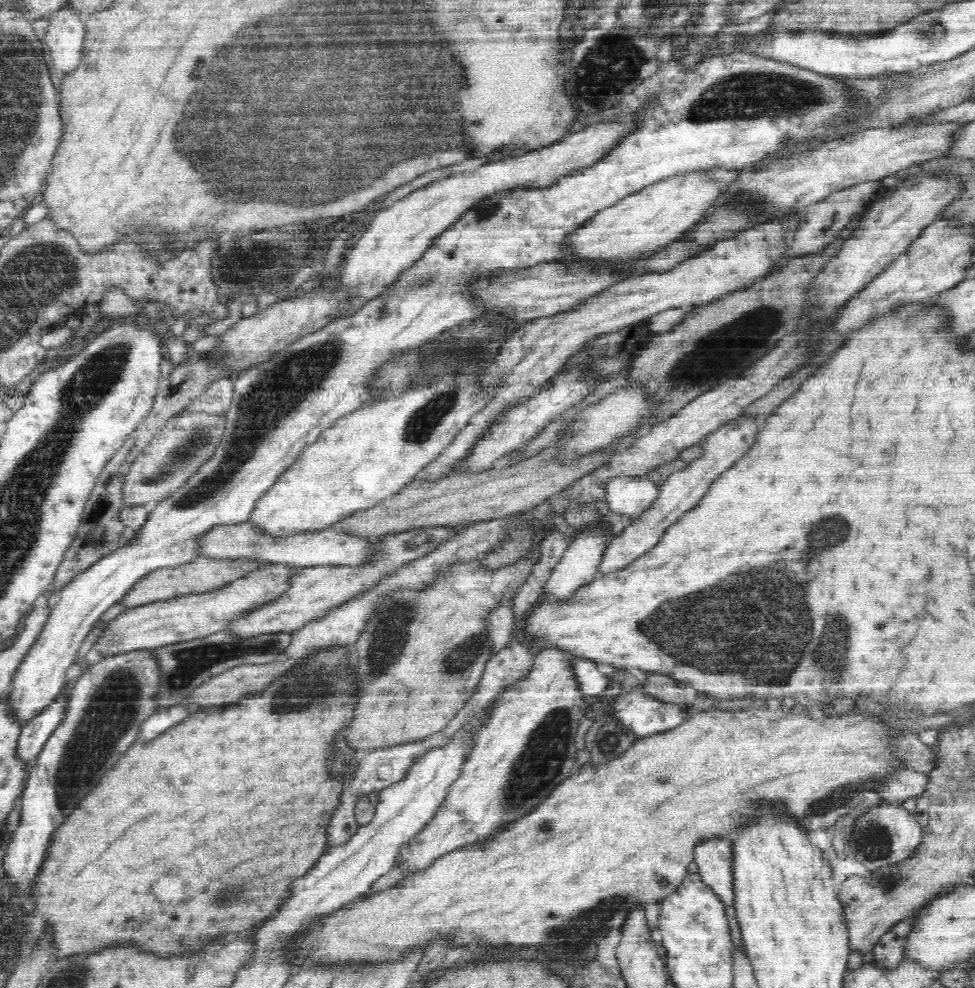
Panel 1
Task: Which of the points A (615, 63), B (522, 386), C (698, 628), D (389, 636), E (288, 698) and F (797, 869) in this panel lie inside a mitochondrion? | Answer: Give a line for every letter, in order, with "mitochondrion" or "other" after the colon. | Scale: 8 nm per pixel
A: mitochondrion
B: other
C: mitochondrion
D: mitochondrion
E: mitochondrion
F: other

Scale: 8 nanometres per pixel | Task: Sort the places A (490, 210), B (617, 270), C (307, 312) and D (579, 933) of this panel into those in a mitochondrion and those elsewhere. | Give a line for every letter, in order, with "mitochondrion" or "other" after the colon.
A: mitochondrion
B: other
C: other
D: mitochondrion

